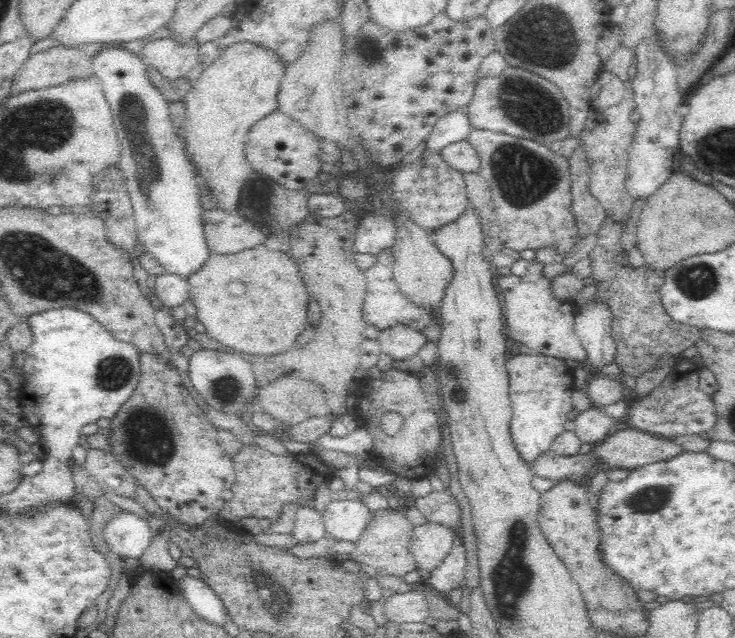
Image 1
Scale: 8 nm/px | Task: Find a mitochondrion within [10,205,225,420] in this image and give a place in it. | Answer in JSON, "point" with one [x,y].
{"point":[51,275]}

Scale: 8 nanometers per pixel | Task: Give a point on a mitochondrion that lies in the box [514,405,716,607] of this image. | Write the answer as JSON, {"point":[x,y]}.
{"point":[651,499]}

